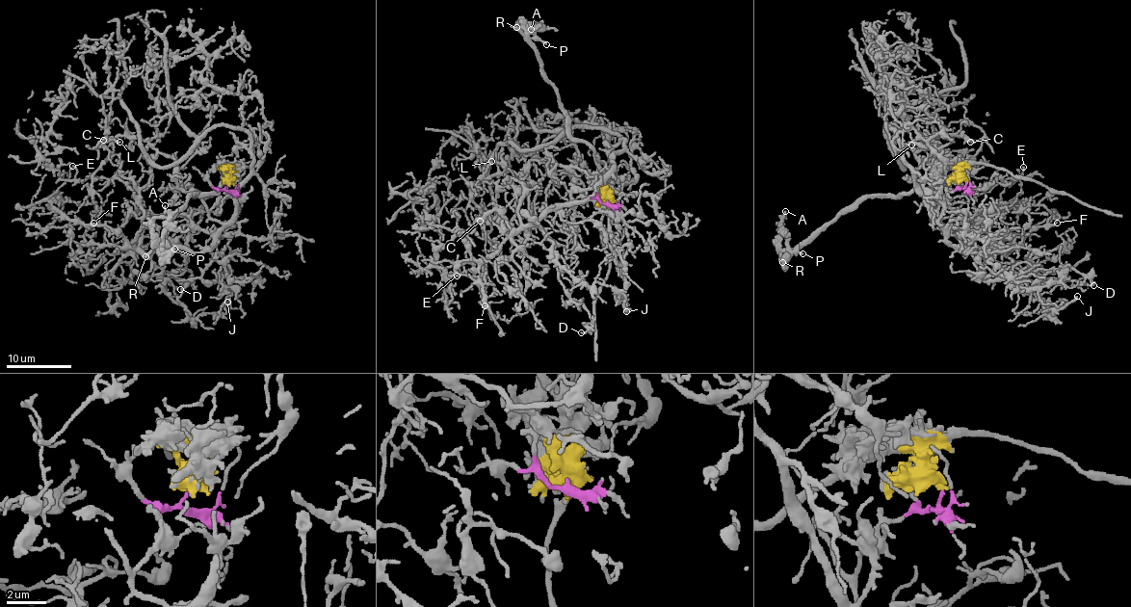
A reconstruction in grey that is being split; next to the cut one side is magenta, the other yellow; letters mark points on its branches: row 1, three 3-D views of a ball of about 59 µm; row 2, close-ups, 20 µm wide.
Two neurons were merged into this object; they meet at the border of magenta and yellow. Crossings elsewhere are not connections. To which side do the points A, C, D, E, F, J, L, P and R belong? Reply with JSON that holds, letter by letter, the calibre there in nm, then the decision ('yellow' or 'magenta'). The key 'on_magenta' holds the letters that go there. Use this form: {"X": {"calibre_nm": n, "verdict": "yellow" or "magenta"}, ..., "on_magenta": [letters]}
{"A": {"calibre_nm": 170, "verdict": "yellow"}, "C": {"calibre_nm": 150, "verdict": "magenta"}, "D": {"calibre_nm": 200, "verdict": "magenta"}, "E": {"calibre_nm": 130, "verdict": "magenta"}, "F": {"calibre_nm": 200, "verdict": "magenta"}, "J": {"calibre_nm": 180, "verdict": "magenta"}, "L": {"calibre_nm": 200, "verdict": "magenta"}, "P": {"calibre_nm": 240, "verdict": "yellow"}, "R": {"calibre_nm": 260, "verdict": "yellow"}, "on_magenta": ["C", "D", "E", "F", "J", "L"]}

